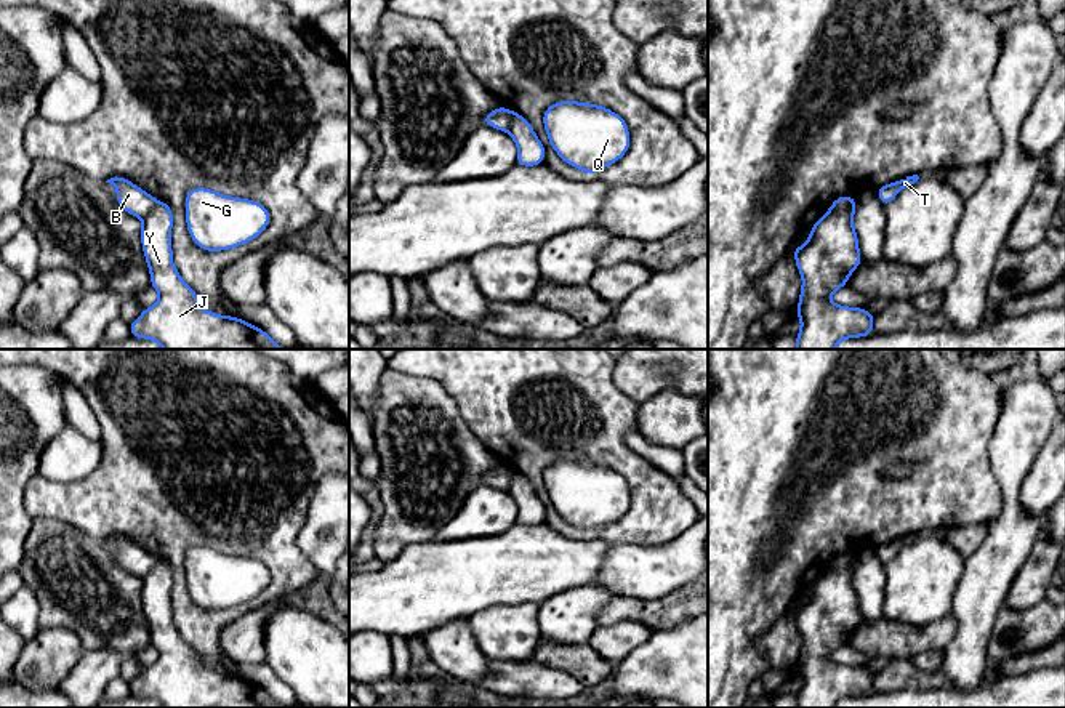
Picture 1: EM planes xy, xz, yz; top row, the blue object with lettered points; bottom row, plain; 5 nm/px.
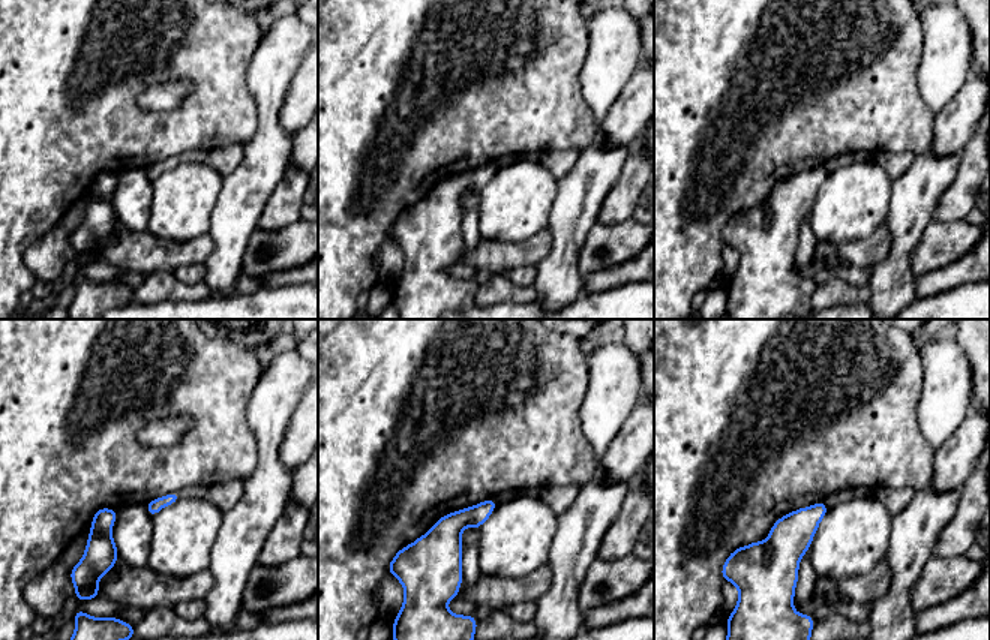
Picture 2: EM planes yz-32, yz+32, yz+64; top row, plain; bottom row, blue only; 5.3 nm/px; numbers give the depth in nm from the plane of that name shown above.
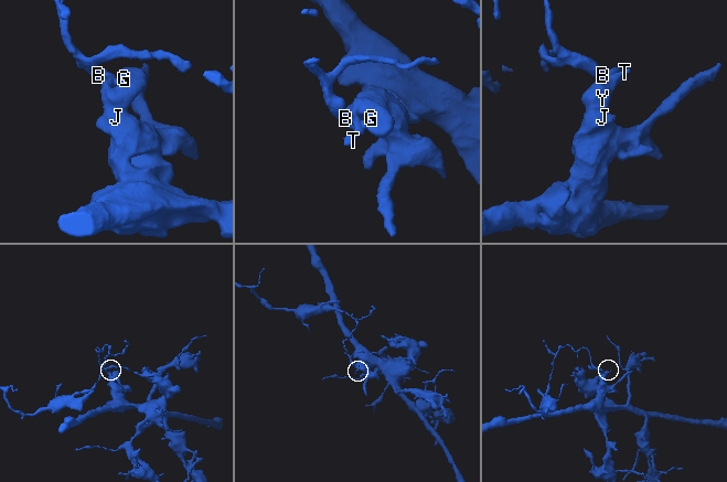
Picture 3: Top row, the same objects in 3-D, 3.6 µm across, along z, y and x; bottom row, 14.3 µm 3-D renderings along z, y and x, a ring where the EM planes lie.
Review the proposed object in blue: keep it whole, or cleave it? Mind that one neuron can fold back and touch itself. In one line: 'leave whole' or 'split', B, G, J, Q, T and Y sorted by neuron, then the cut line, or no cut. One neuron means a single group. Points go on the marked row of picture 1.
split; B / G J Q T Y; cut in yz along (852, 197), (844, 205), (830, 210)

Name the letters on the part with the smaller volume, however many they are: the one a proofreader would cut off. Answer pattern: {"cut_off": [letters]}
{"cut_off": ["B"]}

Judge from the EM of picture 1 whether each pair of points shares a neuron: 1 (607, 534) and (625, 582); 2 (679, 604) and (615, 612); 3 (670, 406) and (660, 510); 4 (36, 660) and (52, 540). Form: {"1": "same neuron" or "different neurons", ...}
{"1": "different neurons", "2": "same neuron", "3": "different neurons", "4": "different neurons"}

